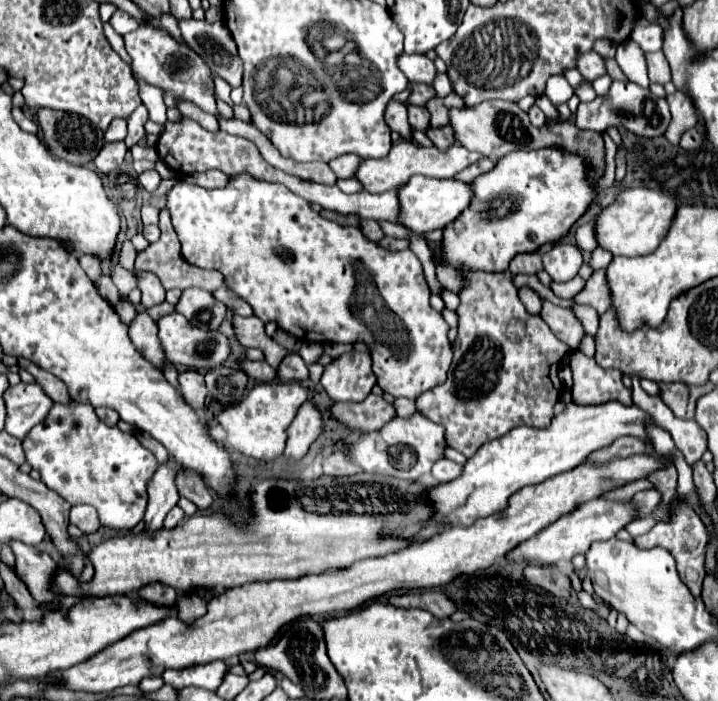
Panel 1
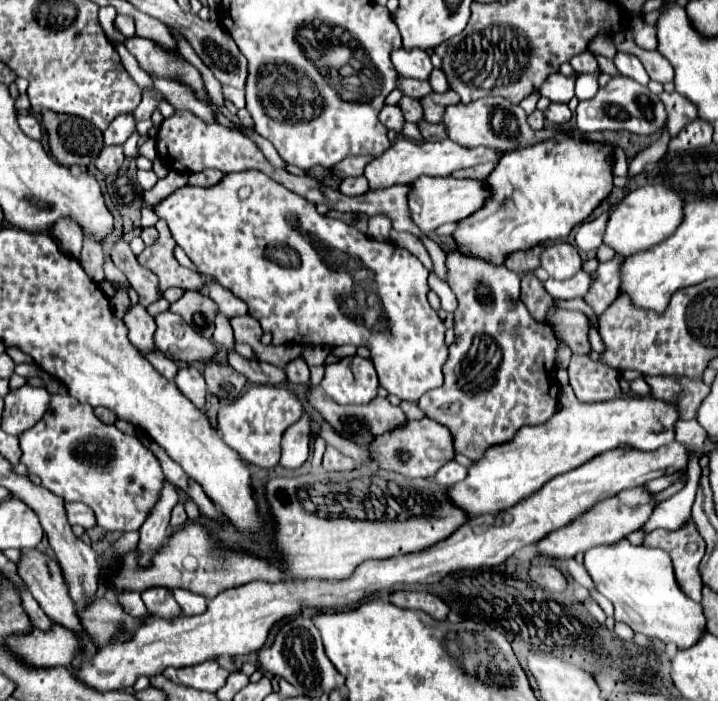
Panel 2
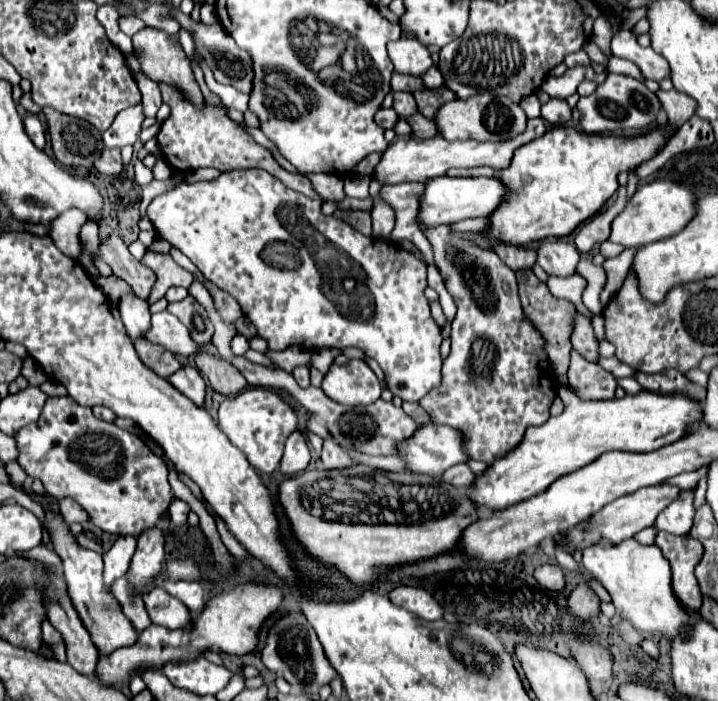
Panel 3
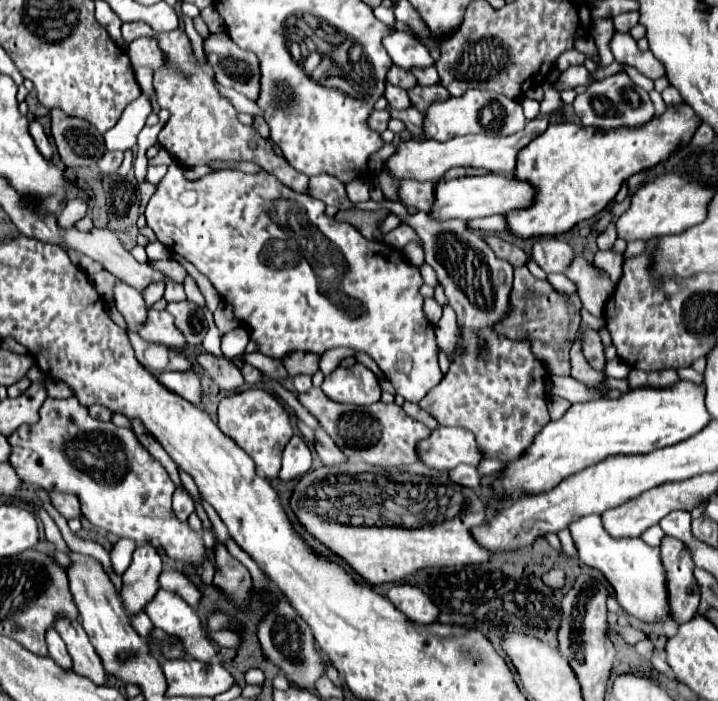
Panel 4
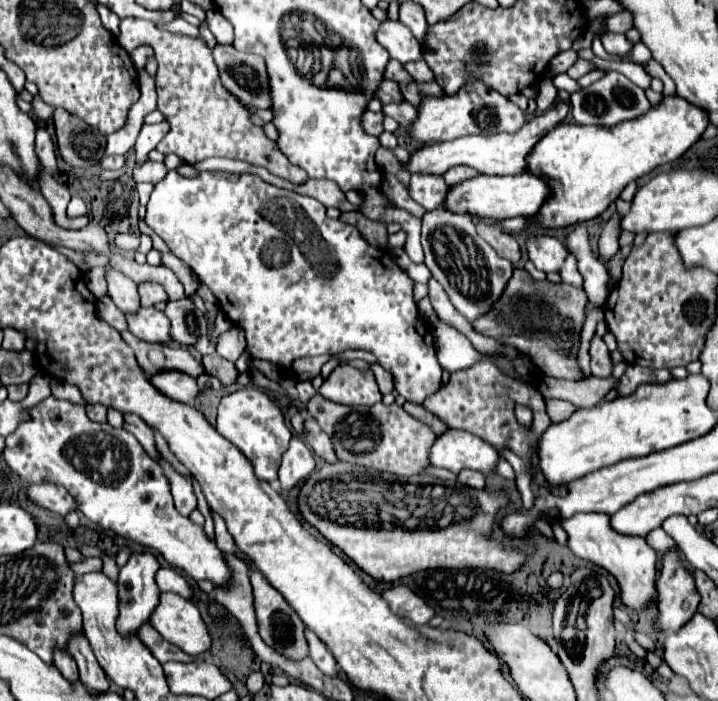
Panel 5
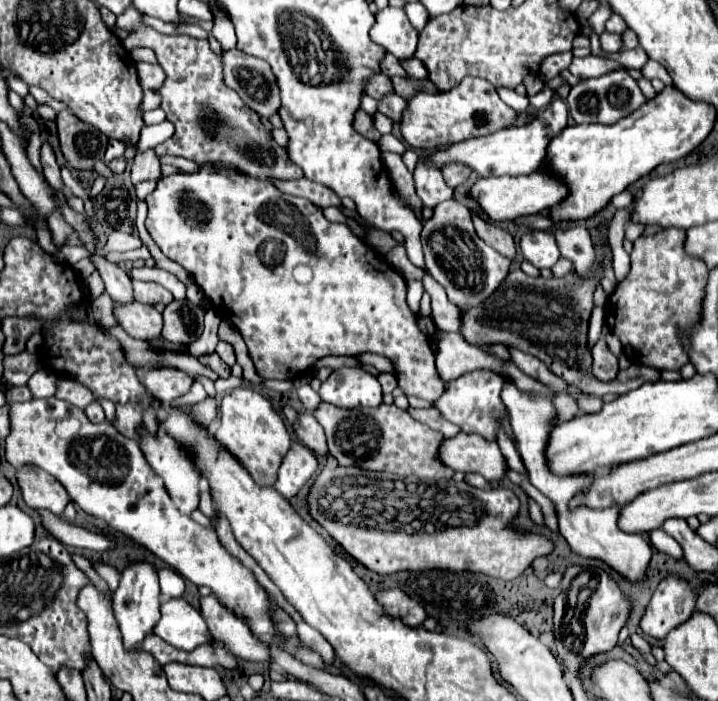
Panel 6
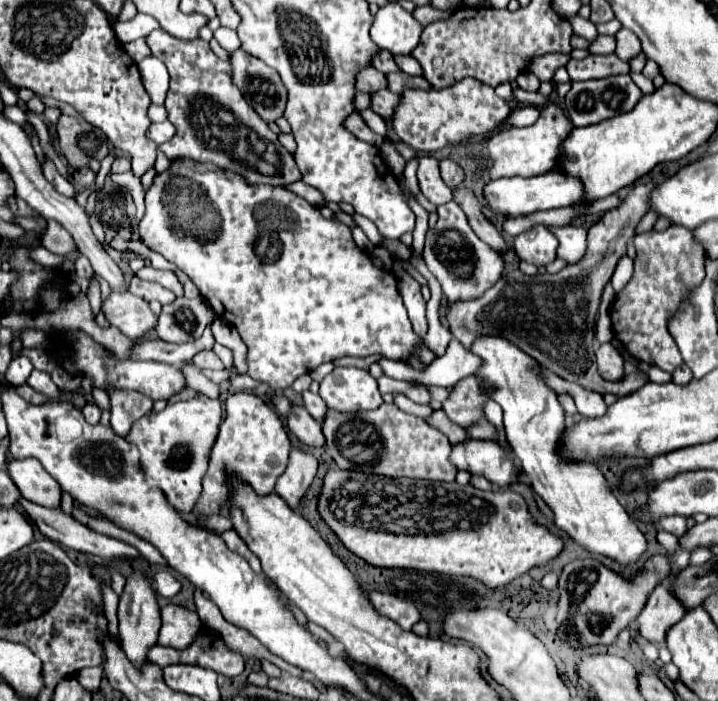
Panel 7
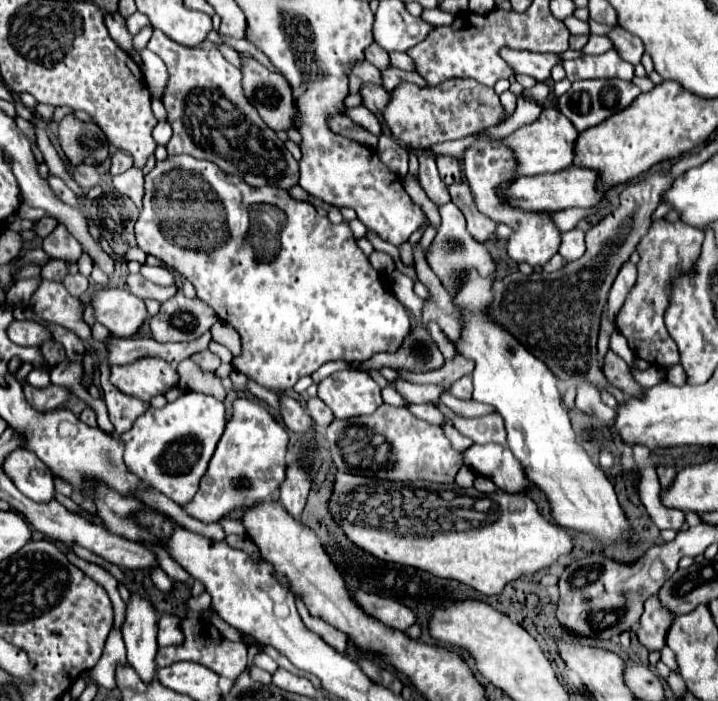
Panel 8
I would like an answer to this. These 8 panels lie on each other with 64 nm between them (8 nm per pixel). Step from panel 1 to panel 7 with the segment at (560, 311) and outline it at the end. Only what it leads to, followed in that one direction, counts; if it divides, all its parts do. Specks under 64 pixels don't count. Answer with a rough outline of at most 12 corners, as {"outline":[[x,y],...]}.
{"outline":[[612,344],[596,350],[598,372],[604,380],[620,380],[622,354]]}

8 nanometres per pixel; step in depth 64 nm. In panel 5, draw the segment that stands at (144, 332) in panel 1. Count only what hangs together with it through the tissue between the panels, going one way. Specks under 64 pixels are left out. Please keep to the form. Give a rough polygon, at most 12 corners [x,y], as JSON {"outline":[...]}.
{"outline":[[106,268],[108,296],[124,314],[140,310],[136,284]]}

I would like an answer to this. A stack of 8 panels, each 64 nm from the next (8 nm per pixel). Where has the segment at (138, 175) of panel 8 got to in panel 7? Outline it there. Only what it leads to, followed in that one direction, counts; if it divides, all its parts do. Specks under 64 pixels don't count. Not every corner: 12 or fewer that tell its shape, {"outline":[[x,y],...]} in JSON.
{"outline":[[132,172],[110,178],[132,194],[139,222],[145,214],[144,188]]}

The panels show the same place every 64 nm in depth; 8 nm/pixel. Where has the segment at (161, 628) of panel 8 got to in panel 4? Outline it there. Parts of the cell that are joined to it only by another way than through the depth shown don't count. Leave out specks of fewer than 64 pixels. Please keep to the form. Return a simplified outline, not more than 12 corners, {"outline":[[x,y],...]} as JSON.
{"outline":[[160,588],[146,614],[156,628],[178,636],[202,662],[216,648],[198,614],[180,596]]}

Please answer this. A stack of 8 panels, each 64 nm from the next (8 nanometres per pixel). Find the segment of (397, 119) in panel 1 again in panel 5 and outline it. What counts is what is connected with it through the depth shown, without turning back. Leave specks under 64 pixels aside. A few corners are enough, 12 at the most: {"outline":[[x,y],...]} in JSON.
{"outline":[[366,110],[362,126],[368,134],[378,136],[384,132],[382,112]]}

